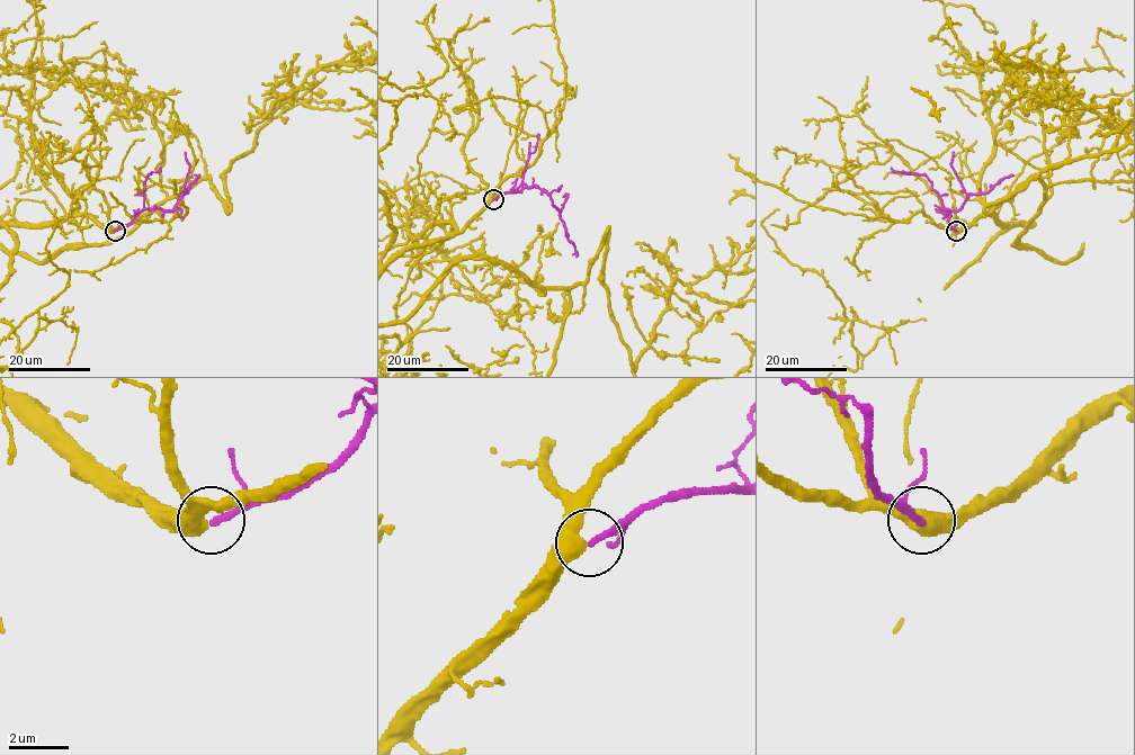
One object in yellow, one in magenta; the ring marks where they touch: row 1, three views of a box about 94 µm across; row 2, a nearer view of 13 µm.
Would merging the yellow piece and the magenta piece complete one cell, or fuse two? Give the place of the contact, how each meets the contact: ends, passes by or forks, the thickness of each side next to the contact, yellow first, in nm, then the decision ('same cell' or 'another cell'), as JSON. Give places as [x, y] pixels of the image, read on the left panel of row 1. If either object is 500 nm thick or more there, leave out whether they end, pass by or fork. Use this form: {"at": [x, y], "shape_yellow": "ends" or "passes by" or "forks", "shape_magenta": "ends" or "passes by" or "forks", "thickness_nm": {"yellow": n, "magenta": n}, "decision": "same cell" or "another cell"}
{"at": [115, 231], "shape_yellow": "passes by", "shape_magenta": "ends", "thickness_nm": {"yellow": 480, "magenta": 220}, "decision": "same cell"}

